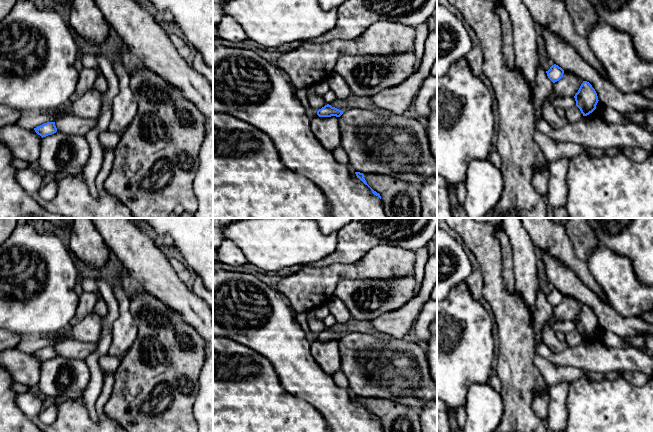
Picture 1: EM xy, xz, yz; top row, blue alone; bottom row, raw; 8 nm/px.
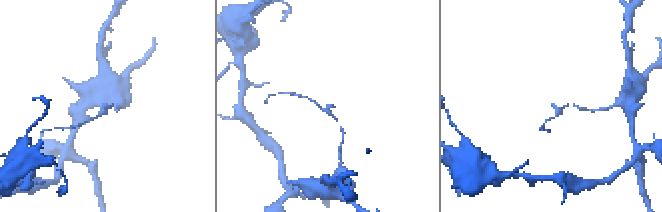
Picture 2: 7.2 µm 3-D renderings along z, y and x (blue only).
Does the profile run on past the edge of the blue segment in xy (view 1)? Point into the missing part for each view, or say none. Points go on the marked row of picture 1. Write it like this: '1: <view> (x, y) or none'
1: none

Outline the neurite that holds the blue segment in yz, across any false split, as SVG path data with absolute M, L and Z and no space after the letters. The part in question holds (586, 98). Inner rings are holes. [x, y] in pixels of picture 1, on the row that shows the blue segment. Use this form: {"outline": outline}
{"outline": "M583 81L578 92L574 96L576 106L580 109L583 116L587 116L596 109L598 96L592 85Z"}

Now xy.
{"outline": "M47 122L36 128L34 128L35 132L40 135L42 138L48 135L52 135L57 132L57 128L55 126L55 122Z"}

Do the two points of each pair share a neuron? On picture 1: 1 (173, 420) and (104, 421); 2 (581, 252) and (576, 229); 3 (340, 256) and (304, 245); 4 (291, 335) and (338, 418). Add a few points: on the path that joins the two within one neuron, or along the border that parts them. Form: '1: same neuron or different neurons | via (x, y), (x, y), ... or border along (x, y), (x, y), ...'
1: different neurons | border along (109, 398), (104, 412), (116, 421)
2: same neuron | via (581, 246), (581, 235)
3: different neurons | border along (337, 232), (337, 247), (326, 256), (310, 264)
4: same neuron | via (291, 356), (294, 365), (326, 397)

